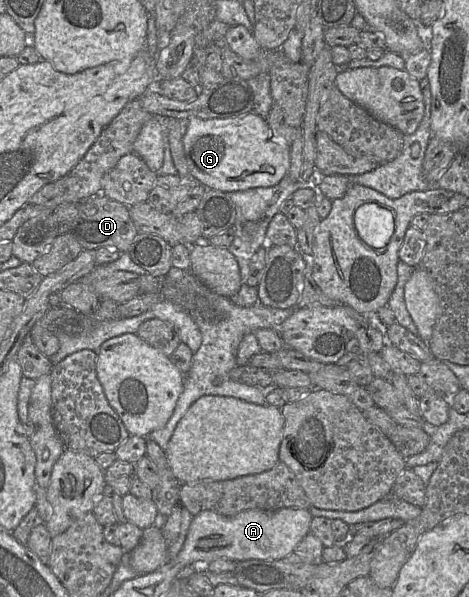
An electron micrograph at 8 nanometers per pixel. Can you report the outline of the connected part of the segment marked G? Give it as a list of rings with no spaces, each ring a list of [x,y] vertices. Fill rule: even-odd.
[[[253,112],[234,118],[189,118],[182,141],[190,173],[209,189],[232,192],[271,187],[290,168],[290,146],[276,139],[267,120]]]

